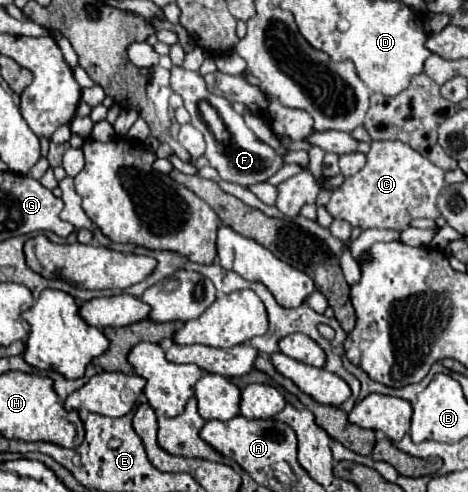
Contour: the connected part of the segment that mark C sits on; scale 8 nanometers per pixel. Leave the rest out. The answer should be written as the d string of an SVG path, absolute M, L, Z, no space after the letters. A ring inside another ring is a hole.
M371 141L365 167L347 177L345 183L331 193L331 201L325 209L333 219L343 219L363 231L371 227L403 231L413 219L437 219L441 215L437 197L445 185L443 175L443 169L401 141Z

